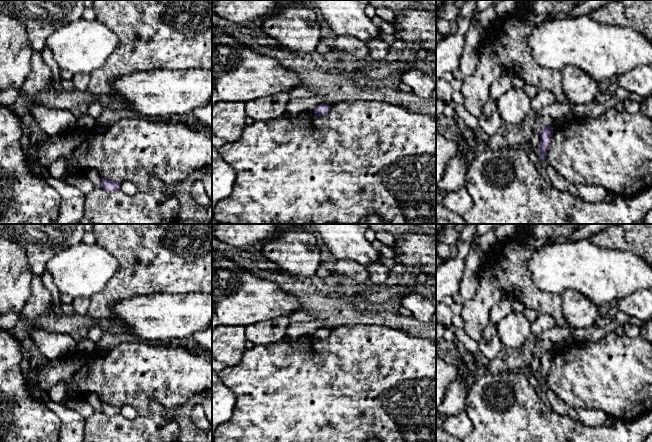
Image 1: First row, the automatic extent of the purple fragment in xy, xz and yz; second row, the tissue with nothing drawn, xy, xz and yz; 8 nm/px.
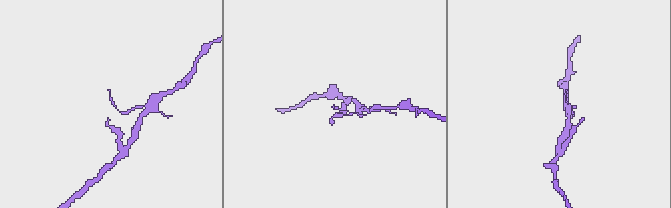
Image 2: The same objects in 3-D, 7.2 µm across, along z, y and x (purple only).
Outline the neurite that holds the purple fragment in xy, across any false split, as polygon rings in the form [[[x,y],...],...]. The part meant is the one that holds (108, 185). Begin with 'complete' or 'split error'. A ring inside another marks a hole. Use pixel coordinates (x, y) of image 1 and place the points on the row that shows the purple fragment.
complete; [[[101,177],[103,189],[108,192],[120,190],[120,184],[104,177]]]

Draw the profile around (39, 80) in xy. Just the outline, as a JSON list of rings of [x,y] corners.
[[[33,52],[31,57],[31,72],[20,89],[20,97],[12,105],[14,113],[25,120],[29,126],[30,148],[25,153],[25,157],[30,172],[39,163],[39,145],[47,143],[52,138],[52,136],[39,128],[31,114],[32,107],[38,105],[34,100],[34,96],[47,91],[51,87],[51,83],[52,72],[50,67],[44,62],[41,54]]]

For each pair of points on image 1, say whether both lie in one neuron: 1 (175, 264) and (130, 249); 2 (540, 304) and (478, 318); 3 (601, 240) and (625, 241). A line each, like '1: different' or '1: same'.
1: same
2: same
3: same

